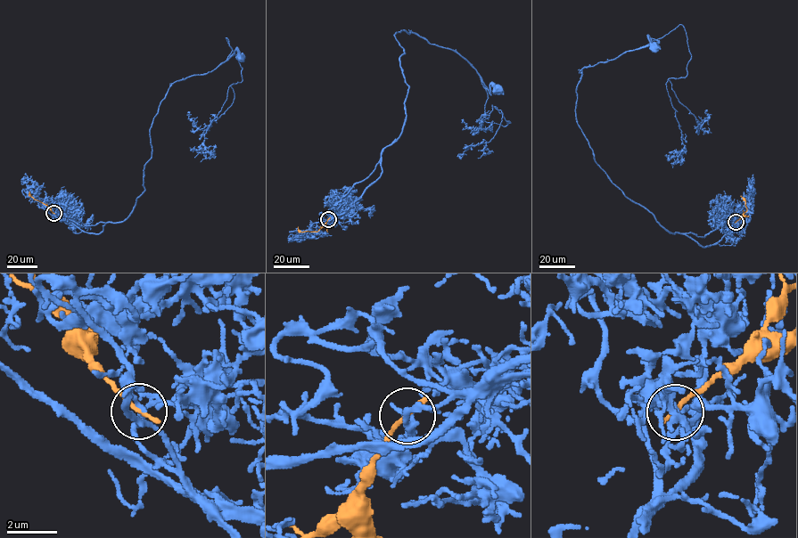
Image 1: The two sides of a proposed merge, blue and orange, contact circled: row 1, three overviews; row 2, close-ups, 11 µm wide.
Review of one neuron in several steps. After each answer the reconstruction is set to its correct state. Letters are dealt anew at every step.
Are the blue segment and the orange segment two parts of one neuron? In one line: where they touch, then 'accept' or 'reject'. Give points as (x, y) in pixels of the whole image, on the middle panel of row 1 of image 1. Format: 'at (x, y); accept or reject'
at (328, 219); reject

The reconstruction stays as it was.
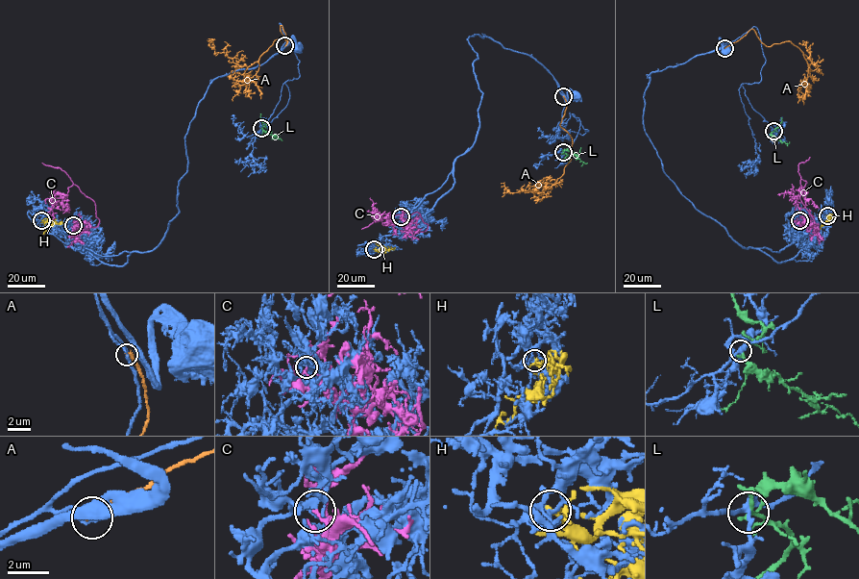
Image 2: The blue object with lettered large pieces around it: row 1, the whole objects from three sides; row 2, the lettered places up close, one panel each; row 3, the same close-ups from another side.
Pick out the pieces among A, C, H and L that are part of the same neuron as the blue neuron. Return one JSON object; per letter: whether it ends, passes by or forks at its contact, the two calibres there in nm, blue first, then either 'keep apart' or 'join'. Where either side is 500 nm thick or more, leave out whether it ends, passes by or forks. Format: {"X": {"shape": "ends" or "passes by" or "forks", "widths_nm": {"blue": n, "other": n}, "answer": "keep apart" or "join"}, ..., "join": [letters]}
{"A": {"shape": "ends", "widths_nm": {"blue": 220, "other": 200}, "answer": "keep apart"}, "C": {"shape": "passes by", "widths_nm": {"blue": 180, "other": 130}, "answer": "keep apart"}, "H": {"shape": "passes by", "widths_nm": {"blue": 130, "other": 160}, "answer": "keep apart"}, "L": {"shape": "passes by", "widths_nm": {"blue": 280, "other": 180}, "answer": "keep apart"}, "join": []}

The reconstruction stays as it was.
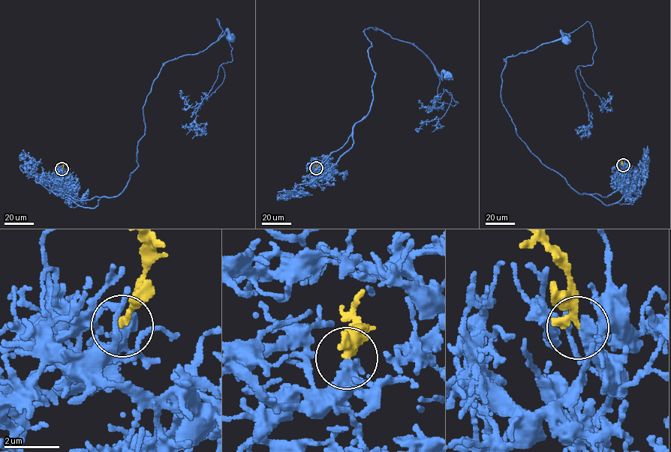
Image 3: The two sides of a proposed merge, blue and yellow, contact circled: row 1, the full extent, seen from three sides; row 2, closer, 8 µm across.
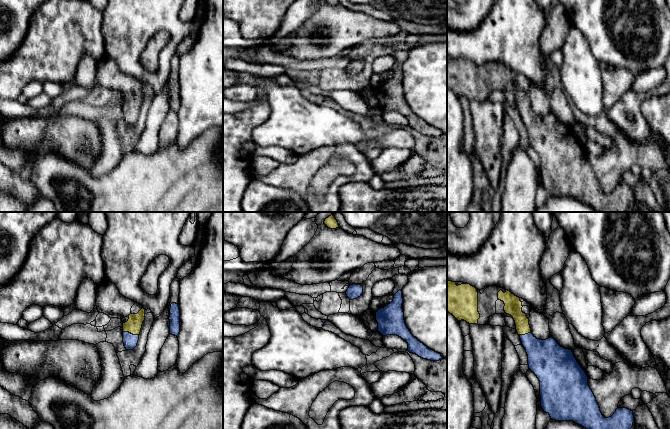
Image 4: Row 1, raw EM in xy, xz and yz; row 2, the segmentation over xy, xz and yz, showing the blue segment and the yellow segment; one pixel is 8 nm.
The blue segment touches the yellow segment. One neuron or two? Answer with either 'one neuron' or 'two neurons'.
one neuron

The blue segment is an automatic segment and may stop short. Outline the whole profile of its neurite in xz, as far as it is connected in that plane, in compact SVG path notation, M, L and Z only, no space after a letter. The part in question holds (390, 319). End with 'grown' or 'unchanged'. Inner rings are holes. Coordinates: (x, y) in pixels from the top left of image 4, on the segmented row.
M399 290L393 301L376 312L378 332L383 336L397 335L408 343L408 351L419 357L431 361L439 361L443 357L441 354L429 349L417 338L415 338L407 328L402 309L402 291Z; unchanged

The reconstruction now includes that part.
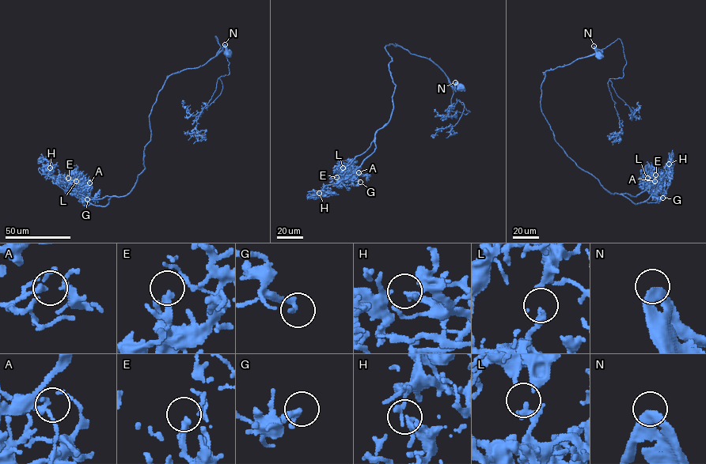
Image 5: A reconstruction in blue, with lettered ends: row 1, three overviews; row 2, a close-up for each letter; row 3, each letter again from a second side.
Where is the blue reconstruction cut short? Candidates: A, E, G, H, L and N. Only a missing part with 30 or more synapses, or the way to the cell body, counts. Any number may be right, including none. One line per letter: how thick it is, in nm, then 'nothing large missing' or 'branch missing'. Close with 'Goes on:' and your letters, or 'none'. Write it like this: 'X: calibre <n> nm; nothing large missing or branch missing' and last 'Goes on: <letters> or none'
A: calibre 170 nm; nothing large missing
E: calibre 240 nm; nothing large missing
G: calibre 260 nm; nothing large missing
H: calibre 180 nm; nothing large missing
L: calibre 200 nm; nothing large missing
N: calibre 440 nm; nothing large missing
Goes on: none

